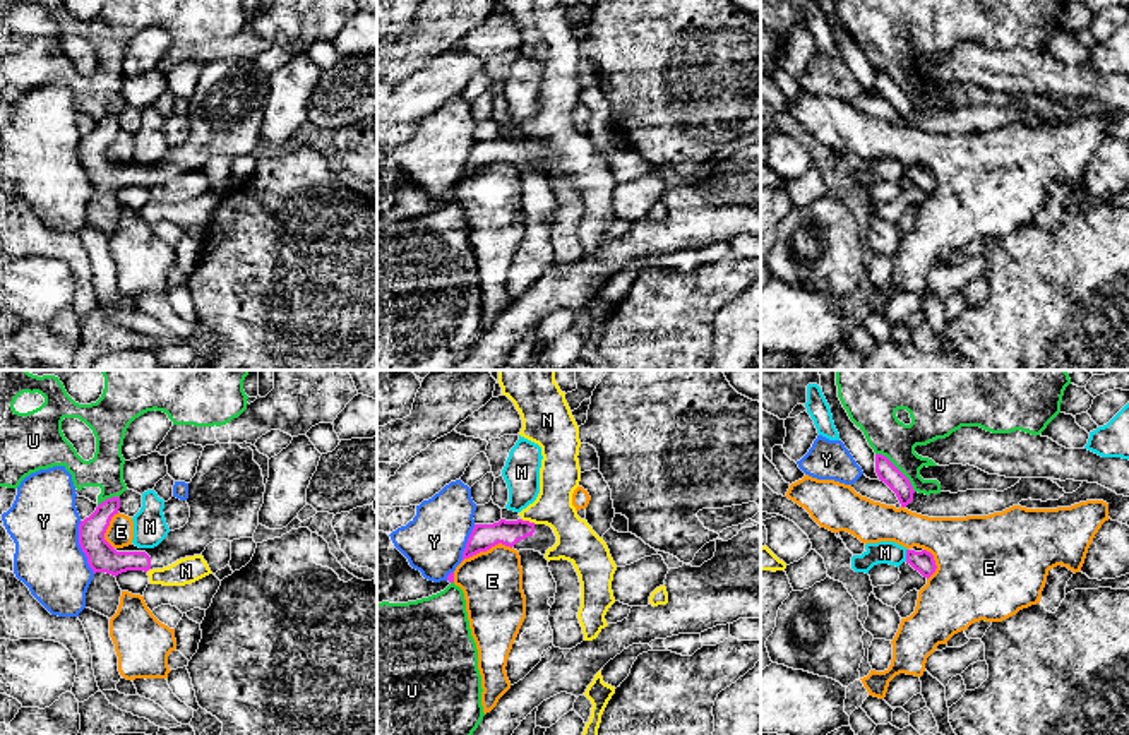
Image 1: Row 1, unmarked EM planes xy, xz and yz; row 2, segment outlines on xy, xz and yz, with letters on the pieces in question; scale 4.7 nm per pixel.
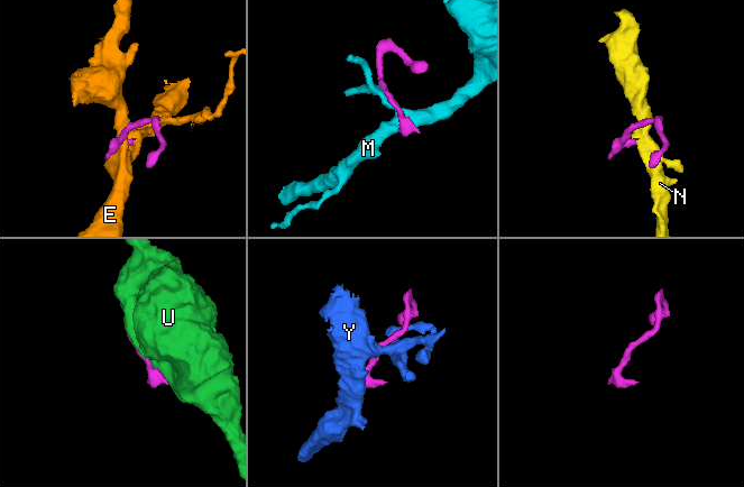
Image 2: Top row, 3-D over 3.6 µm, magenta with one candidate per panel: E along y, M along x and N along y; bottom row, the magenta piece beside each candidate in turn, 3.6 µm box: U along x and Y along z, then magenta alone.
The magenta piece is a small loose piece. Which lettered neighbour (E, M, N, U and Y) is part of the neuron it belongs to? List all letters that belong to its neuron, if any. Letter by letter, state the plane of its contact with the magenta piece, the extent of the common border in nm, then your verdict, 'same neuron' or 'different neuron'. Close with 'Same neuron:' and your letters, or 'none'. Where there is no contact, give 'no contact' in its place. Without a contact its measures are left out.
E: meets magenta in xz; contact 260 nm long; different neuron
M: meets magenta in yz; contact 60 nm long; different neuron
N: meets magenta in xz; contact 80 nm long; different neuron
U: meets magenta in yz; contact 260 nm long; different neuron
Y: meets magenta in xy; contact 260 nm long; different neuron
Same neuron: none

